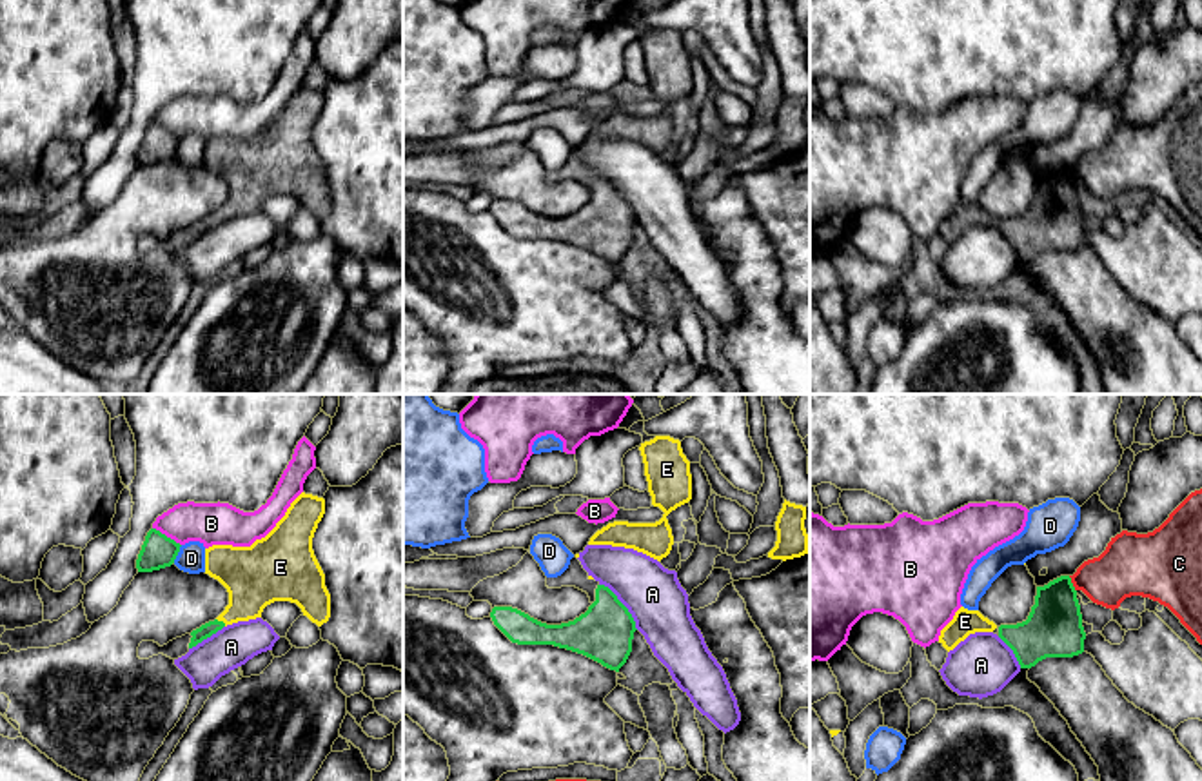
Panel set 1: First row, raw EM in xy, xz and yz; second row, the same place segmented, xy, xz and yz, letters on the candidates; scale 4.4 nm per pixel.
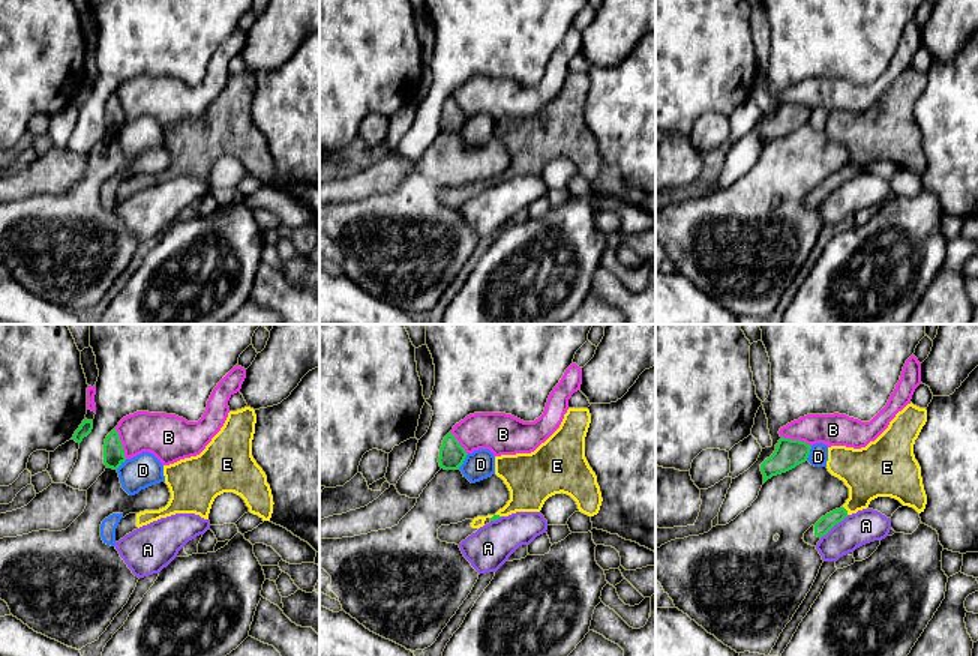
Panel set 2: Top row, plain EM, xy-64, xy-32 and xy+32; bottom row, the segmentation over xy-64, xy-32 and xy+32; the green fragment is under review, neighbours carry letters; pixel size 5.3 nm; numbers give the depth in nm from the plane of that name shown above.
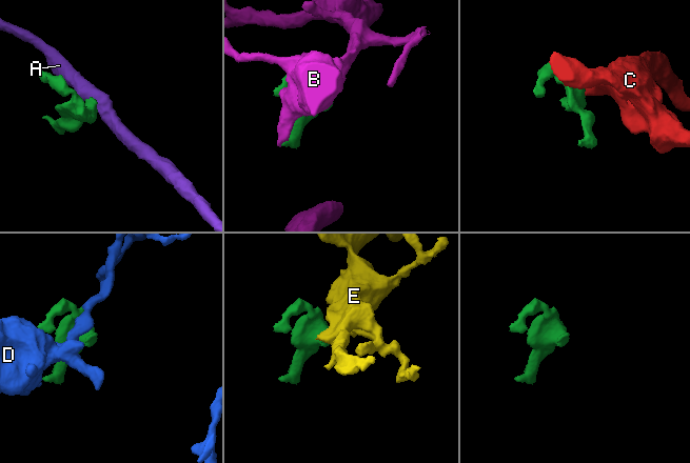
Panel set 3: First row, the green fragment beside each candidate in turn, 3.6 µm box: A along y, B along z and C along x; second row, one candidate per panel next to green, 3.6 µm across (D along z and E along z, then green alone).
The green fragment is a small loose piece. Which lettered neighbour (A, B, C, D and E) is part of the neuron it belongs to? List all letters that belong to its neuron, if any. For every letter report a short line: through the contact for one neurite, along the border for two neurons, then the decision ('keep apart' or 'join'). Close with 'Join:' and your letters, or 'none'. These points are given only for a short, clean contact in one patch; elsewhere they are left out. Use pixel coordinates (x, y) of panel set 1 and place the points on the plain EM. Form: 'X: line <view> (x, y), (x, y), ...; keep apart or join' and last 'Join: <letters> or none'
A: line xz (600, 177), (627, 202), (638, 222); keep apart
B: keep apart
C: line yz (1068, 169), (1075, 184); keep apart
D: line xy (182, 138), (173, 155); keep apart
E: line xy (206, 224), (222, 215), (249, 187), (255, 169); join
Join: E

